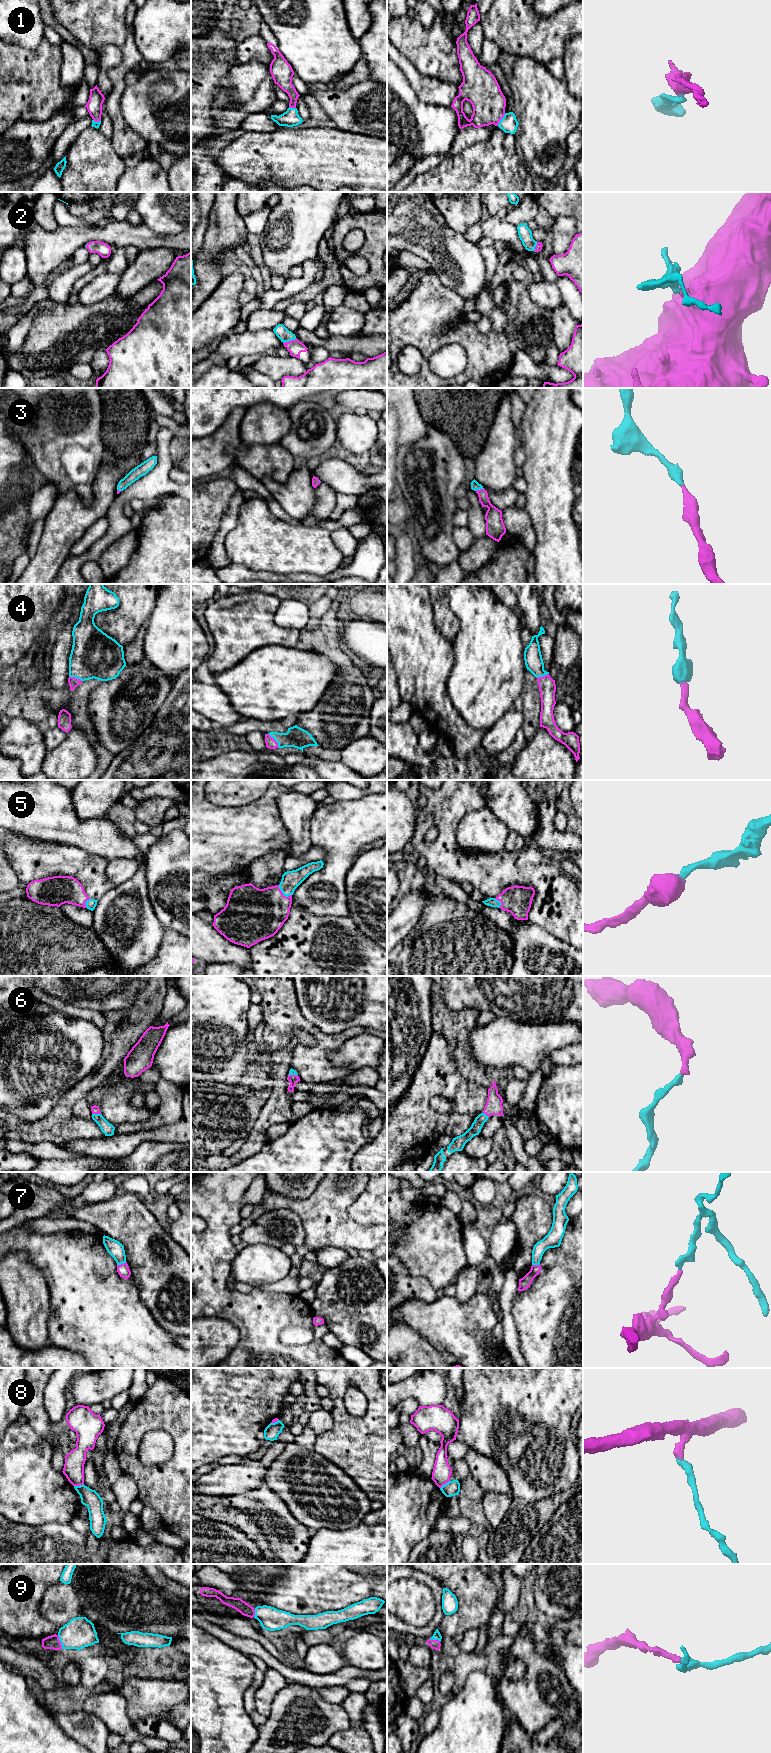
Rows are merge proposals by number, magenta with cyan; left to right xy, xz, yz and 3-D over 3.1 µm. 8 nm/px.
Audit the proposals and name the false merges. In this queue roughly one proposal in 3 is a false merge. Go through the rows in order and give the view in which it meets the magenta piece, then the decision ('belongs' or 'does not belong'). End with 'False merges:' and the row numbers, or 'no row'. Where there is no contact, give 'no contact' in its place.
1: yz | belongs
2: xz | belongs
3: yz | belongs
4: xz | belongs
5: xz | belongs
6: xy | belongs
7: xy | belongs
8: xy | does not belong
9: xy | belongs
False merges: 8

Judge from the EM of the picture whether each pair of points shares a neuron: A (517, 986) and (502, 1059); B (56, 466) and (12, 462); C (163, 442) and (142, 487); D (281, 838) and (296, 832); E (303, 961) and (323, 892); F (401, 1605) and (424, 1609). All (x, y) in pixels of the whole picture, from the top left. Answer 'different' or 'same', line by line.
A: different
B: different
C: same
D: different
E: different
F: same

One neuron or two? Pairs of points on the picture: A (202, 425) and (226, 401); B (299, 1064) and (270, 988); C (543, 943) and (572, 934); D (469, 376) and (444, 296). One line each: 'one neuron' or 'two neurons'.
A: one neuron
B: one neuron
C: two neurons
D: one neuron

